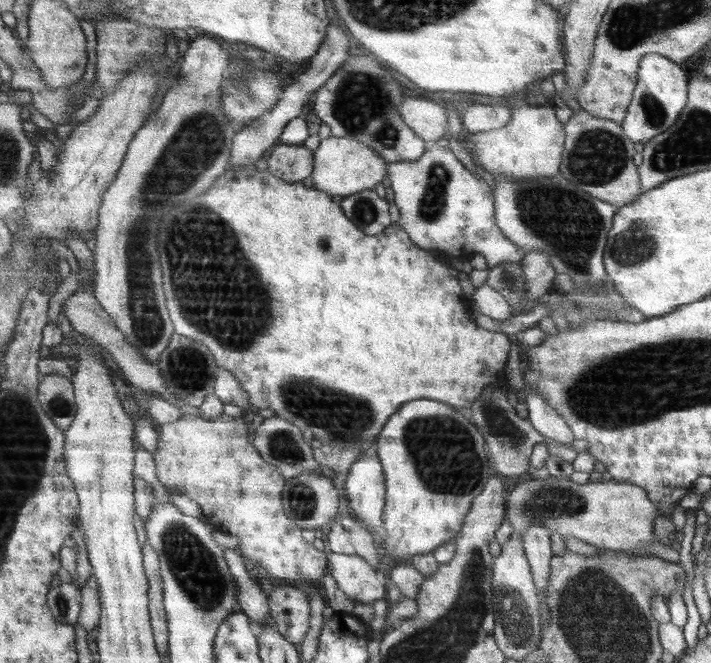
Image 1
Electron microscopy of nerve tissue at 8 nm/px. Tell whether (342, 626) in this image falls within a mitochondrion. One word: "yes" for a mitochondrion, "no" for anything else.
no

